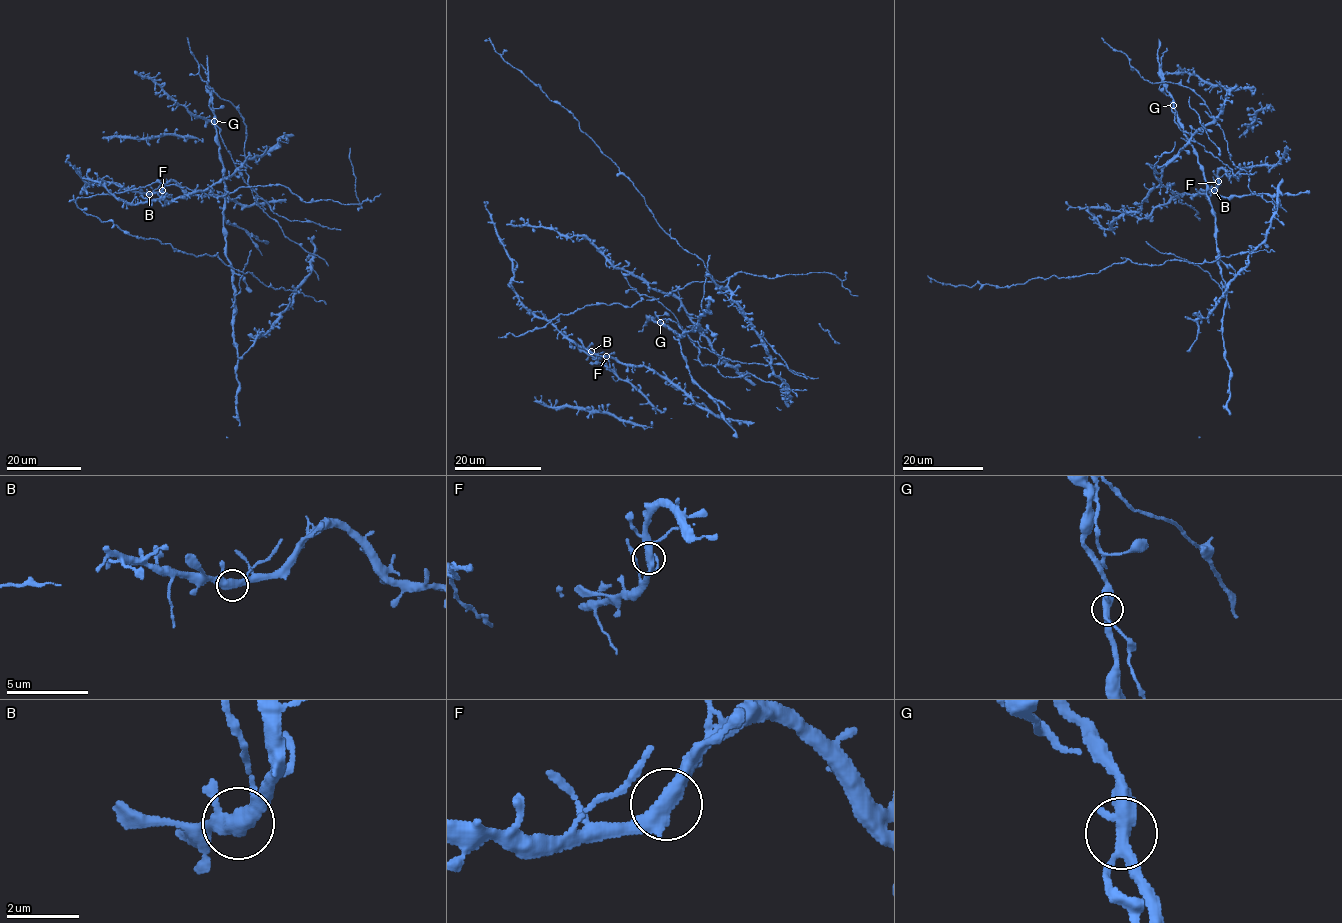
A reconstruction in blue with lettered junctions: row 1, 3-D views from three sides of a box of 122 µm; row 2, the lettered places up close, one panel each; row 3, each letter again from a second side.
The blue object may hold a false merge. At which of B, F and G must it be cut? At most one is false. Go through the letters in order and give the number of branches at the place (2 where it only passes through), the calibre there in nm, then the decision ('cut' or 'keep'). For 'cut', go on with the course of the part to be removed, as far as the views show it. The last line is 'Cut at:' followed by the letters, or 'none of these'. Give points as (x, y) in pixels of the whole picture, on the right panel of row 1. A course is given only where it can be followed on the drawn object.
B: 3 | 320 nm | keep
F: 3 | 360 nm | keep
G: 3 | 360 nm | cut
Cut at: G

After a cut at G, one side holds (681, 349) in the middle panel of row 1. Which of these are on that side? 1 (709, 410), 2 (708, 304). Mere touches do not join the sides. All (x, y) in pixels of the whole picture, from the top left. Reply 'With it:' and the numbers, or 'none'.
With it: 2

